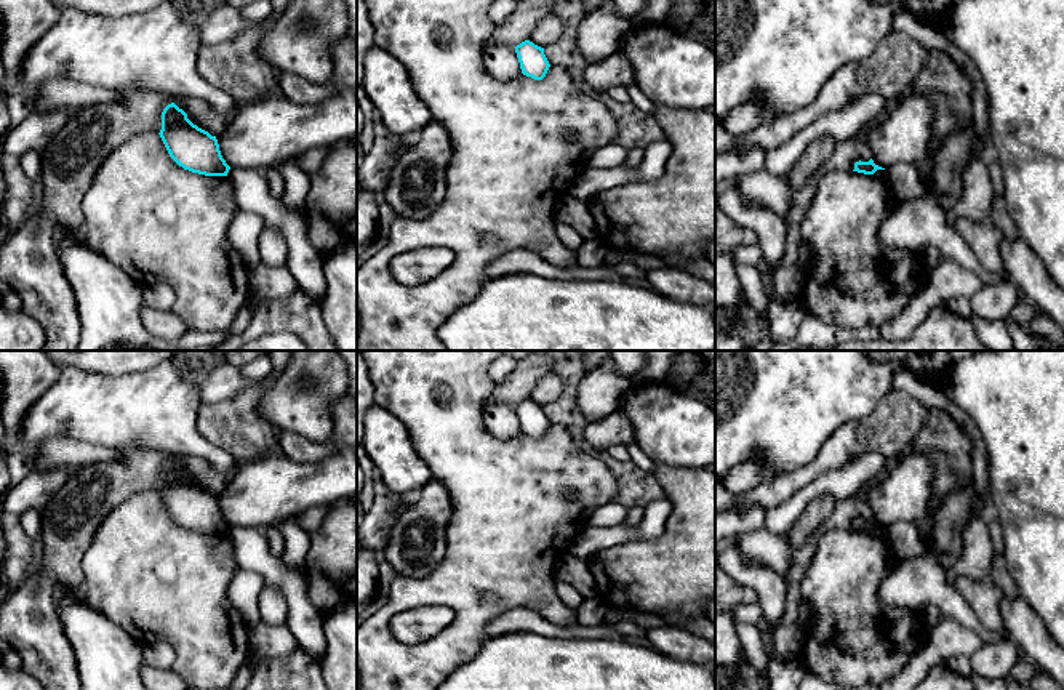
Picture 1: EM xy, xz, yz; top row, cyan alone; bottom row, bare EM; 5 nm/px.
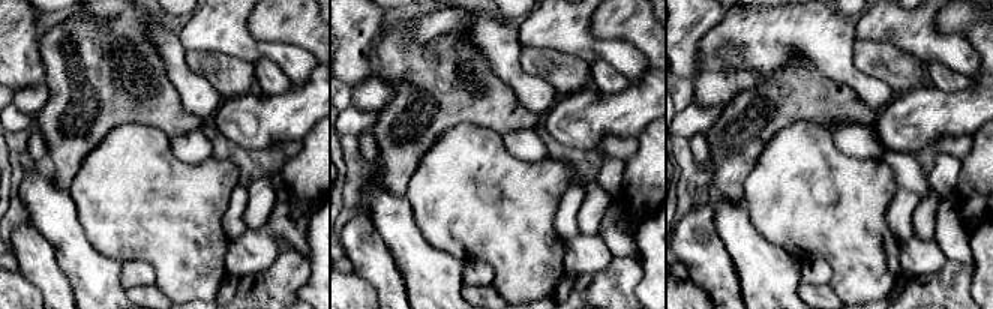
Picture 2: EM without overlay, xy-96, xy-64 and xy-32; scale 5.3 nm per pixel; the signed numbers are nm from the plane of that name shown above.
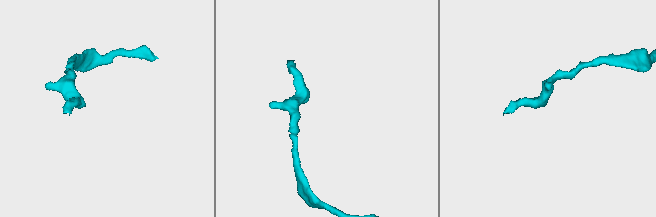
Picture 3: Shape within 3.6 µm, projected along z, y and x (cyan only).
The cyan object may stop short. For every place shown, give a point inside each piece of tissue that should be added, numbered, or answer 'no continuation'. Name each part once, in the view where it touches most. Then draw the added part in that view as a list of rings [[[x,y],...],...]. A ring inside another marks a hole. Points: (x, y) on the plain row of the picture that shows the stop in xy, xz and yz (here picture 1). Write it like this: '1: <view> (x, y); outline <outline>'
no continuation

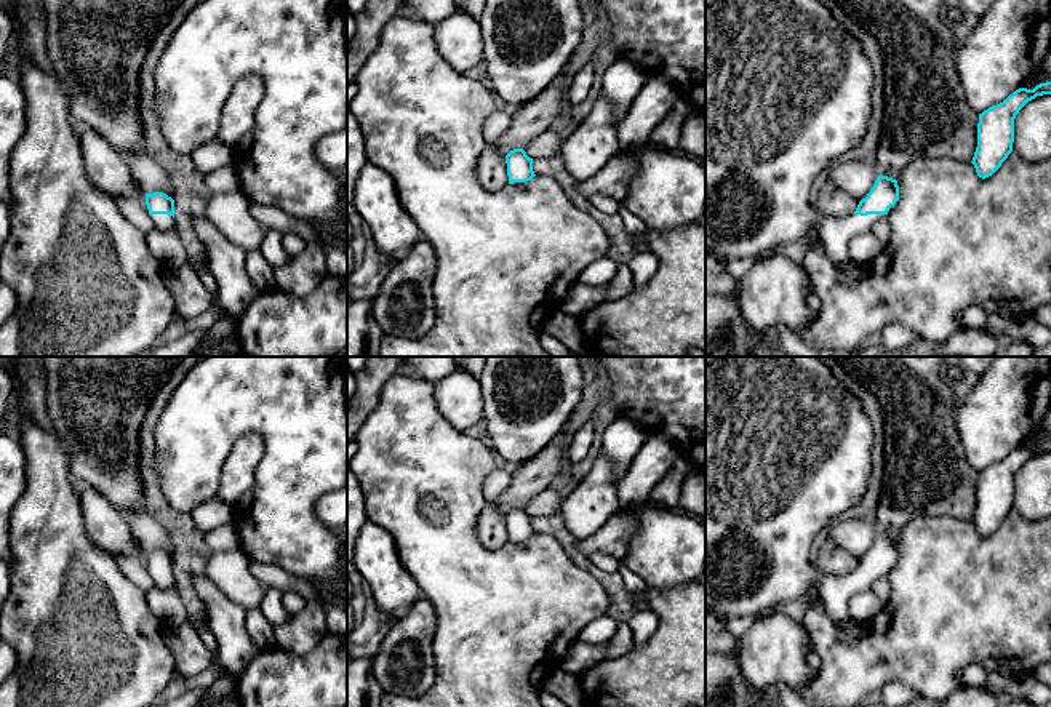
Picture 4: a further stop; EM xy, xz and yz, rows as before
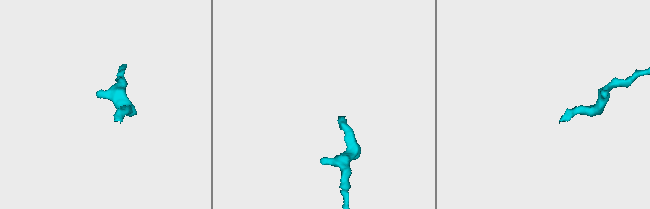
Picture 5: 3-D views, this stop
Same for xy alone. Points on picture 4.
1: xy (163, 581); outline [[[150,573],[150,577],[158,590],[170,590],[174,584],[174,576],[170,573]]]

